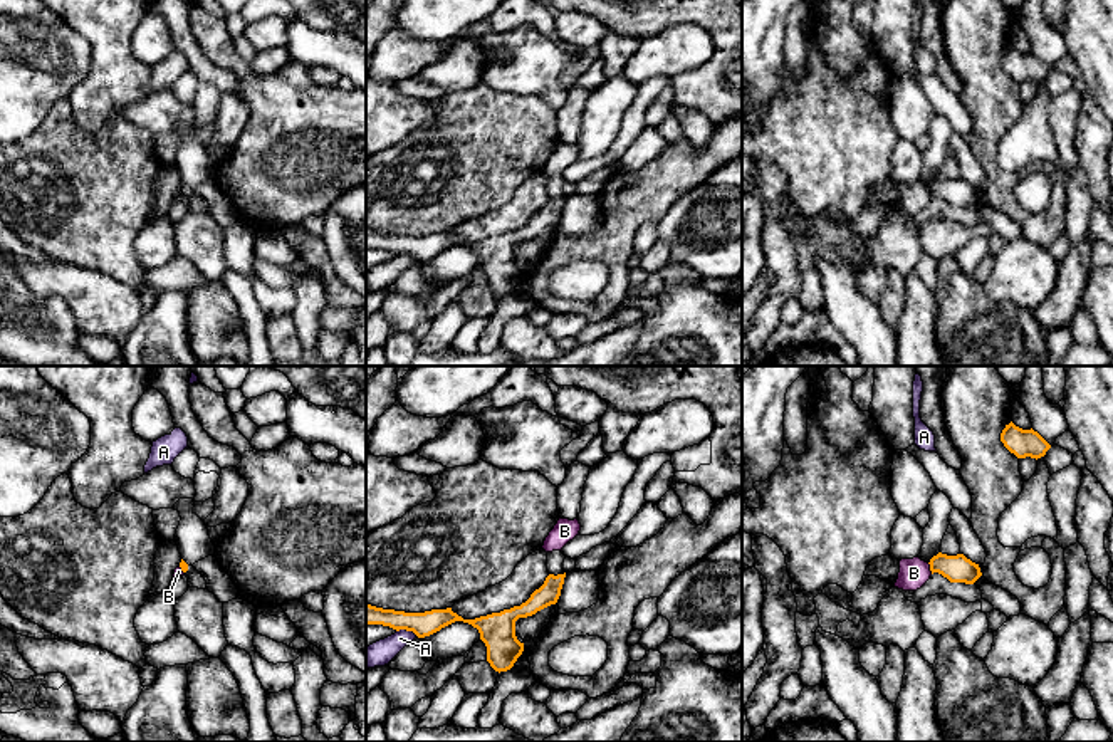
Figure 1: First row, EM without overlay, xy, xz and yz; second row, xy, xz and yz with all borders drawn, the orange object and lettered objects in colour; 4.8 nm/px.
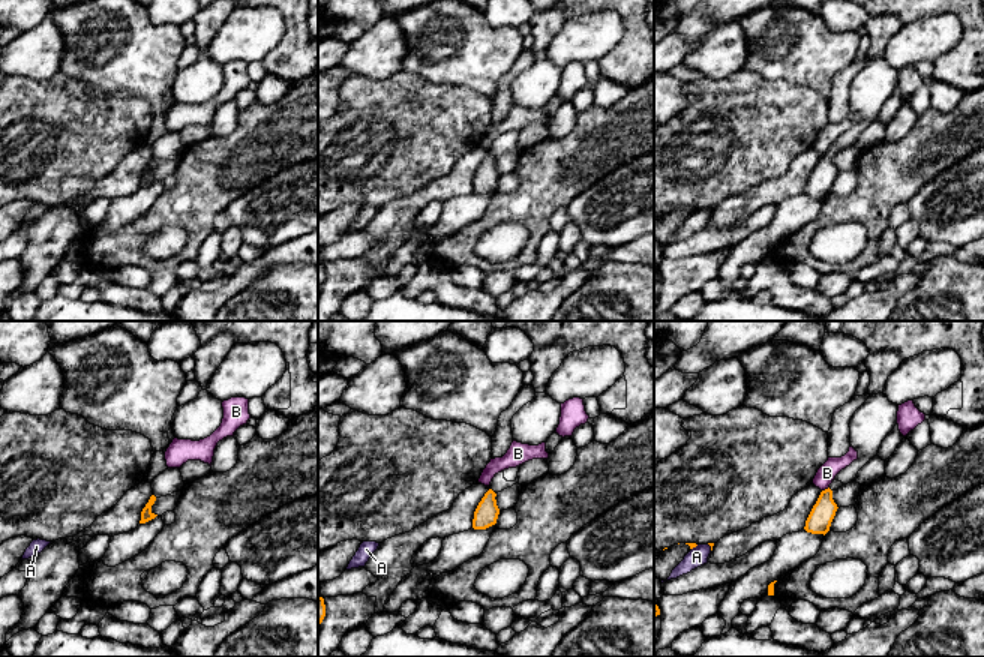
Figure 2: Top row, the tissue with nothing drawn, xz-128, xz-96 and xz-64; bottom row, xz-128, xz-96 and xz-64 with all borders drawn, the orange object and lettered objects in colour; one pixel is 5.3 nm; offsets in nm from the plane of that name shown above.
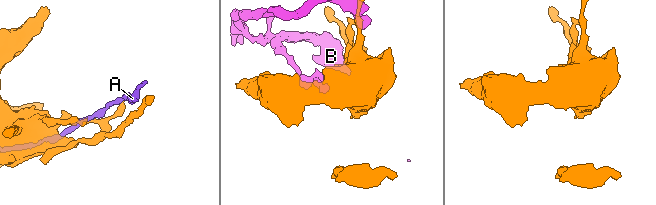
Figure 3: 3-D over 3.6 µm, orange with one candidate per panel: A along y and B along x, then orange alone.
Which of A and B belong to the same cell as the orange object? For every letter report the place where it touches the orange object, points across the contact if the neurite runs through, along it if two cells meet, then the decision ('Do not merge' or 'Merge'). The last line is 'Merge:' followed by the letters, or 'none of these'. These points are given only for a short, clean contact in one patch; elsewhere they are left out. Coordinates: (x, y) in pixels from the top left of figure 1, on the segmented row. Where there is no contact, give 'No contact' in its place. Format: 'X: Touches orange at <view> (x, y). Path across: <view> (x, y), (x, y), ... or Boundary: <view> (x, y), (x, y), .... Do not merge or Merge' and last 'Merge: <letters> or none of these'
A: Touches orange at xz (407, 630). Do not merge
B: Touches orange at yz (930, 568). Boundary: yz (927, 563), (932, 573). Do not merge
Merge: none of these

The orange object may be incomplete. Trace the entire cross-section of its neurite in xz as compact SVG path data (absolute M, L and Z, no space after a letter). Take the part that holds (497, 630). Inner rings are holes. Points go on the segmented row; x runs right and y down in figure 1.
M566 572L557 576L549 574L544 584L520 606L475 619L463 619L453 613L452 608L425 613L405 613L366 604L366 624L383 624L396 631L406 630L413 631L418 638L425 638L455 621L468 623L478 630L480 640L487 646L487 661L500 673L510 670L524 651L524 643L515 636L515 621L556 604L561 596L564 577Z

